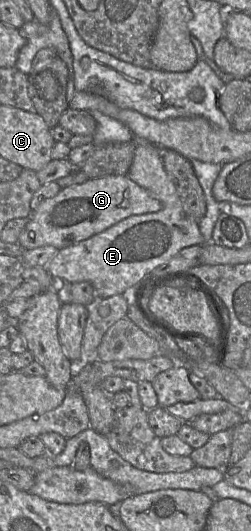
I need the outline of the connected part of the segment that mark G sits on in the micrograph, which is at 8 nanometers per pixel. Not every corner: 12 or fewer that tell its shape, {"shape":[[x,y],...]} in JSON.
{"shape":[[127,175],[62,188],[18,243],[60,250],[161,201]]}

